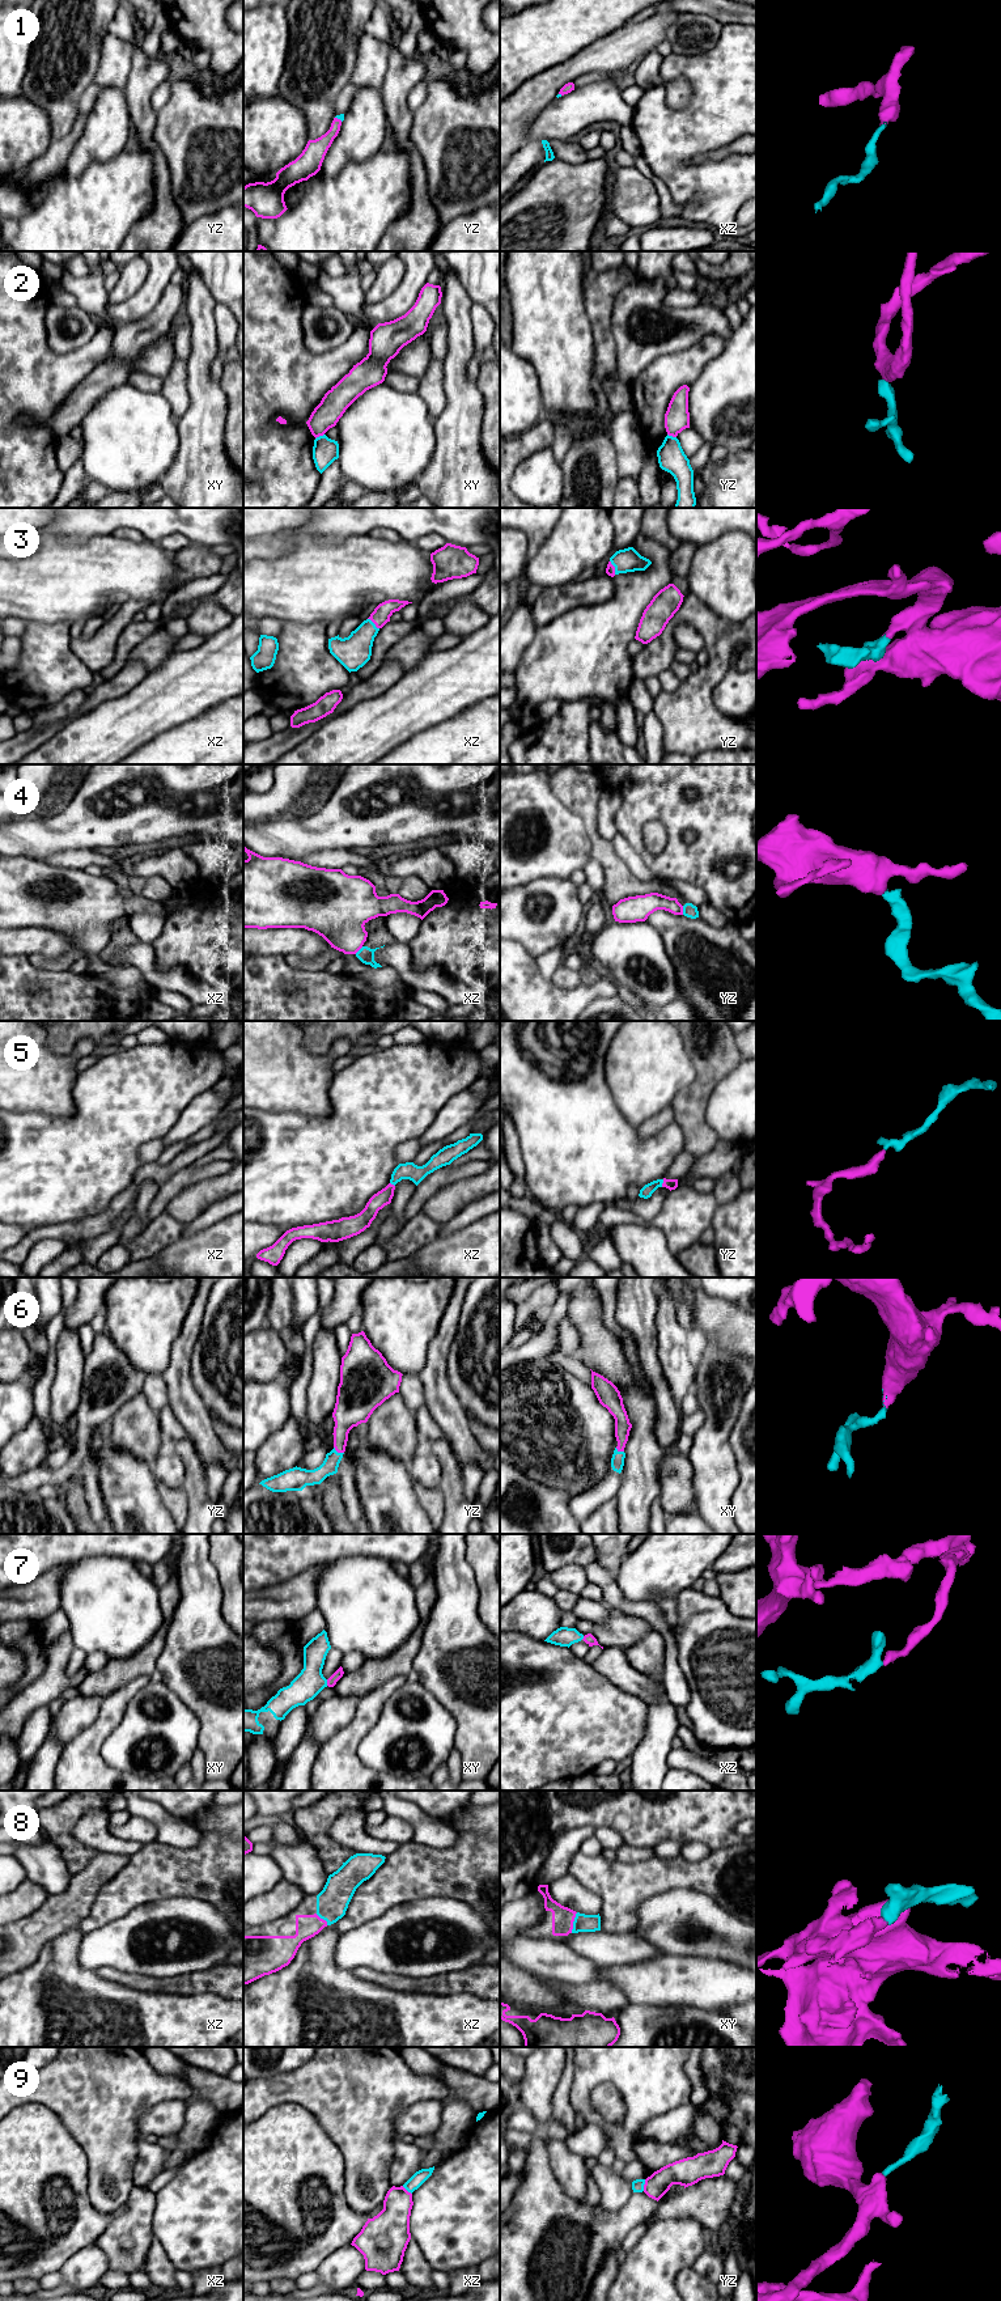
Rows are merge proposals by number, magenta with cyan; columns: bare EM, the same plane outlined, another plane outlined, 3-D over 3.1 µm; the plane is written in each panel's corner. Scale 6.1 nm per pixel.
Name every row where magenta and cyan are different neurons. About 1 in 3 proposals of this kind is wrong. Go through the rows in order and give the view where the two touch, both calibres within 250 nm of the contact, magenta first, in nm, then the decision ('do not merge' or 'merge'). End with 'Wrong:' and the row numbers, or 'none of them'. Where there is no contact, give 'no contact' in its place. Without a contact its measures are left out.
1: contact in yz; calibres 130 and 40 nm; merge
2: contact in xy; calibres 160 and 160 nm; do not merge
3: contact in yz; calibres 60 and 140 nm; merge
4: contact in yz; calibres 140 and 80 nm; do not merge
5: contact in yz; calibres 60 and 70 nm; merge
6: contact in yz; calibres 190 and 100 nm; merge
7: contact in xy; calibres 60 and 170 nm; merge
8: contact in xy; calibres 140 and 110 nm; merge
9: contact in yz; calibres 150 and 80 nm; do not merge
Wrong: 2, 4, 9

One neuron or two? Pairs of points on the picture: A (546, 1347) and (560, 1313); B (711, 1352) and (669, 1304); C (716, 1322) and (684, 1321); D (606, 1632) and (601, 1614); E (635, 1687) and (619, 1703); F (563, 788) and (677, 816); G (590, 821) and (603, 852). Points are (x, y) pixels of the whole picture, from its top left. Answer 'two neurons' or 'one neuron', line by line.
A: one neuron
B: two neurons
C: two neurons
D: two neurons
E: two neurons
F: two neurons
G: one neuron

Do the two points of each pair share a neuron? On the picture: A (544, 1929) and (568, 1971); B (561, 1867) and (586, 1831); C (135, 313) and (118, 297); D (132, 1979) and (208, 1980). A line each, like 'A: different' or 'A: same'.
A: different
B: same
C: different
D: same

